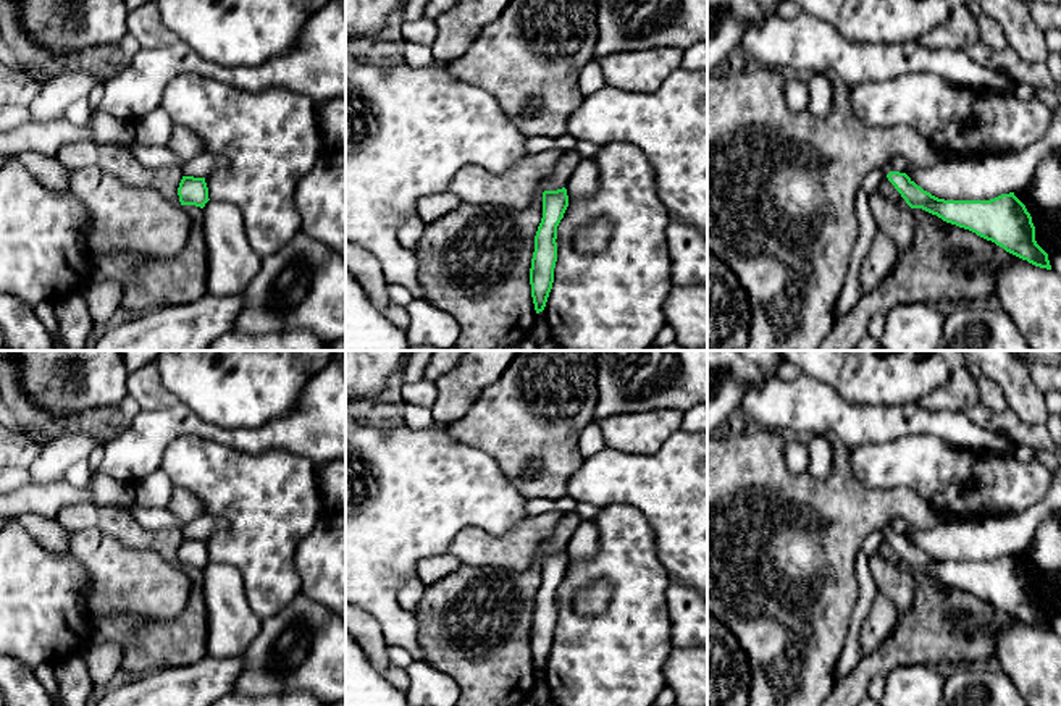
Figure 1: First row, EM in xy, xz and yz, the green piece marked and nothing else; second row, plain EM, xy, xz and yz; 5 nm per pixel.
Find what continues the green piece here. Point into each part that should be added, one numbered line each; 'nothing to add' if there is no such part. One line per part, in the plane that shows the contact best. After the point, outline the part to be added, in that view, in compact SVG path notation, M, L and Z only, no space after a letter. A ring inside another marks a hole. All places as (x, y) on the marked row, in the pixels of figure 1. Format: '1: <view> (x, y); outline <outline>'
1: yz (897, 222); outline M879 191L869 194L869 205L879 233L891 237L900 250L909 249L916 231L914 208L901 207Z

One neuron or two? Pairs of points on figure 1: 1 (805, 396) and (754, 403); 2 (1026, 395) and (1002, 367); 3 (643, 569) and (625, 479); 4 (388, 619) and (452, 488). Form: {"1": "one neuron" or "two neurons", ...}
{"1": "one neuron", "2": "one neuron", "3": "two neurons", "4": "one neuron"}

